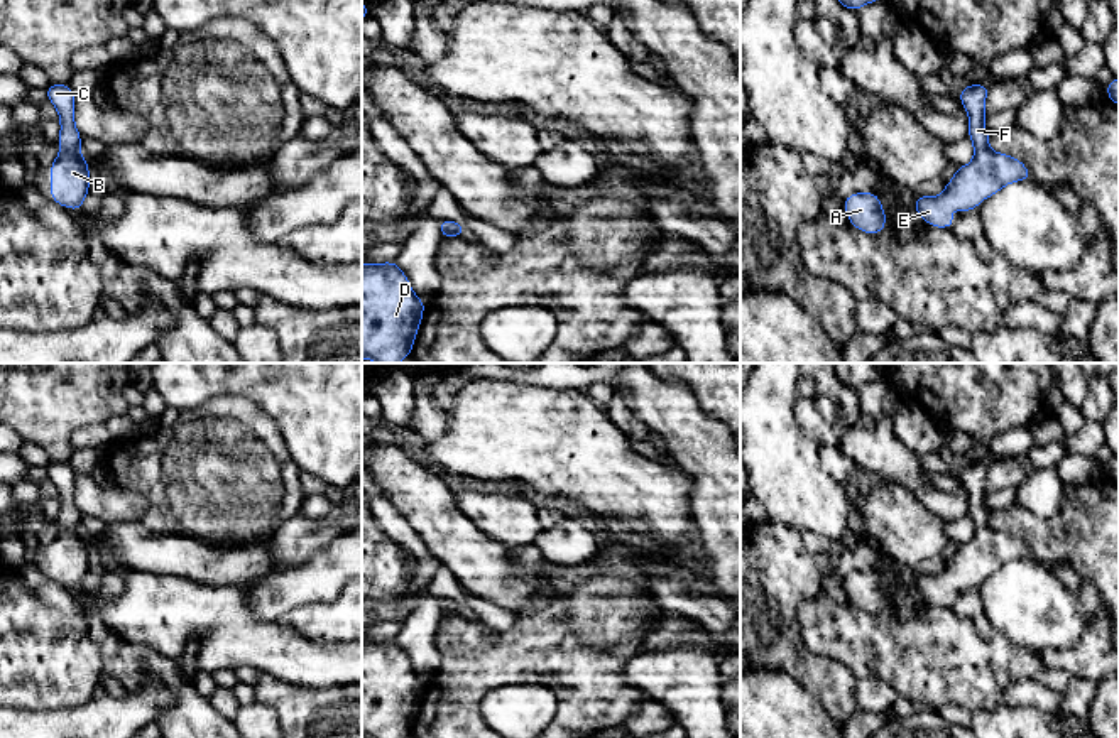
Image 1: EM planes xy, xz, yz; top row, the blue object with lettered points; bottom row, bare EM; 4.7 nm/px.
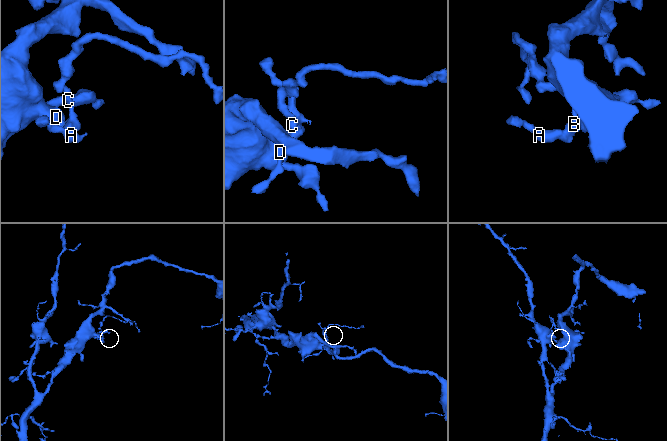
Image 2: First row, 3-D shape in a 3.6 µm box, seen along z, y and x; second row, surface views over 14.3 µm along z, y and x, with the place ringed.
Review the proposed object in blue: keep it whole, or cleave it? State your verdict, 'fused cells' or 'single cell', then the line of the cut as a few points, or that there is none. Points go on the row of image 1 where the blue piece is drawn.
fused cells; cut xy (76, 149), (65, 149), (61, 152)

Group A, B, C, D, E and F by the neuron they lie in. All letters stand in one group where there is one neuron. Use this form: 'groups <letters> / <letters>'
groups A B D E / C F

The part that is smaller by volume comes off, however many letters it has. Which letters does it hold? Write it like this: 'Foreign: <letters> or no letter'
Foreign: C, F

